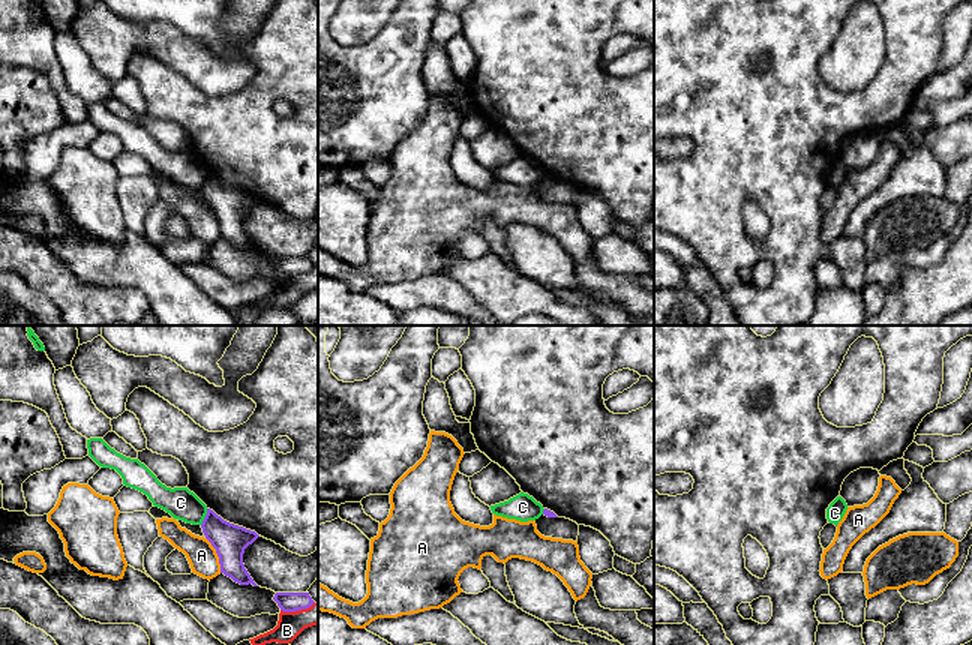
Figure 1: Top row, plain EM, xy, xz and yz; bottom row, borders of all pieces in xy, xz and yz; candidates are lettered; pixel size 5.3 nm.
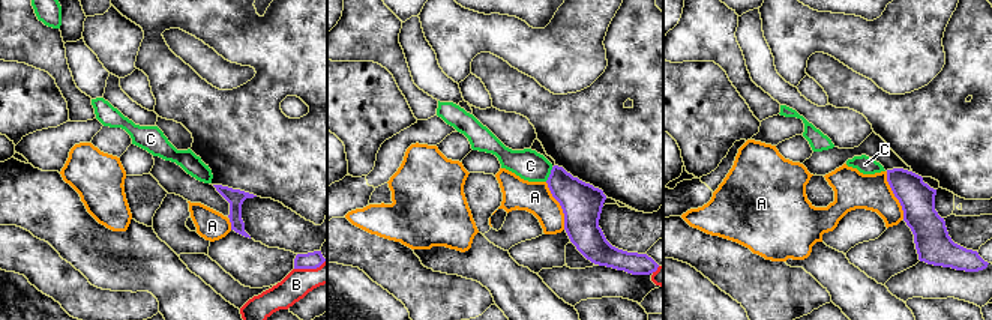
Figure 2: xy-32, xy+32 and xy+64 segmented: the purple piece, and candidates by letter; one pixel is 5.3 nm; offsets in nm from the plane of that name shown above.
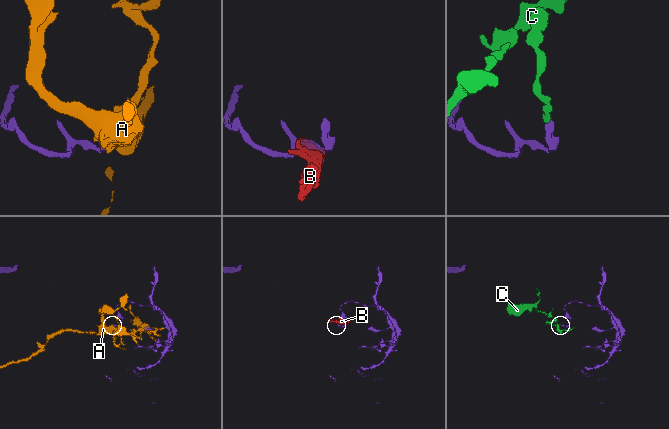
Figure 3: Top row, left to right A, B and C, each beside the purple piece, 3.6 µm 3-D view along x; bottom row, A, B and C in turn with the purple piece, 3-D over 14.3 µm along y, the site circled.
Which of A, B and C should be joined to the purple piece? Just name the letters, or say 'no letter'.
no letter

